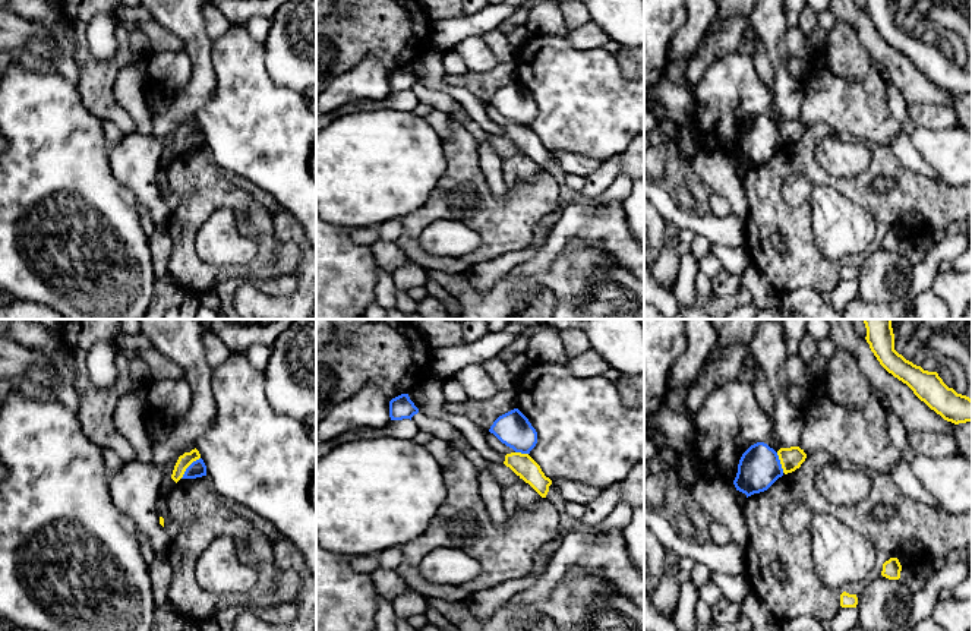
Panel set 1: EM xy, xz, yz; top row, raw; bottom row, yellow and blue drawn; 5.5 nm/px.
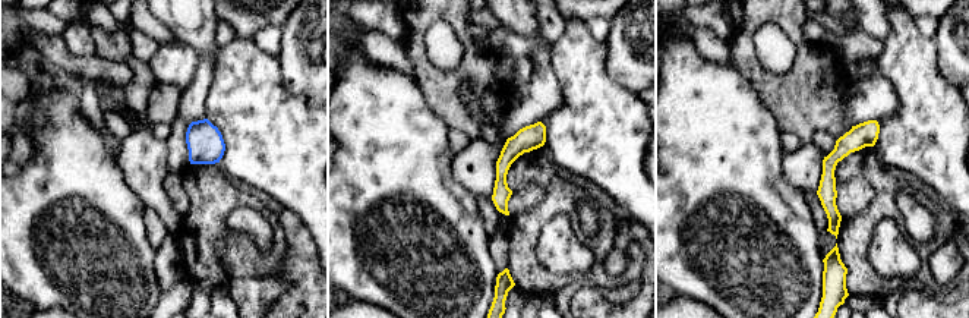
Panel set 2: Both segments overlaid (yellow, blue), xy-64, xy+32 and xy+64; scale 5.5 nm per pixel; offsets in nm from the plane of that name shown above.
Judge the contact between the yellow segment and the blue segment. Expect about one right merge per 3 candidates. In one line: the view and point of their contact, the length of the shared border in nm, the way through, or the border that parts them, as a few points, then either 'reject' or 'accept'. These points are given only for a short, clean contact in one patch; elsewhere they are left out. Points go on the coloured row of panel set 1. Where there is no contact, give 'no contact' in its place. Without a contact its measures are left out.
xy (188, 466) | 160 nm | reject

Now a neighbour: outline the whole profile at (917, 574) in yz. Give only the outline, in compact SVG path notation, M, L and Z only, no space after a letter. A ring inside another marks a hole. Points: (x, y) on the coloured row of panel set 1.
M928 559L916 561L911 565L903 565L900 578L908 584L912 593L924 589L928 578L934 574L937 565Z

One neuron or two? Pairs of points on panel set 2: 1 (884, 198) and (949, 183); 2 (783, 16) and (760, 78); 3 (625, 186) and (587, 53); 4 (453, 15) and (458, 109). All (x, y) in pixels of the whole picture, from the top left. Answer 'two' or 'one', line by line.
1: two
2: one
3: one
4: one

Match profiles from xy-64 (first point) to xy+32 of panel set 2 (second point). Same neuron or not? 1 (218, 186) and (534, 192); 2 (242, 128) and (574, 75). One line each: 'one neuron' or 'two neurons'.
1: two neurons
2: one neuron

